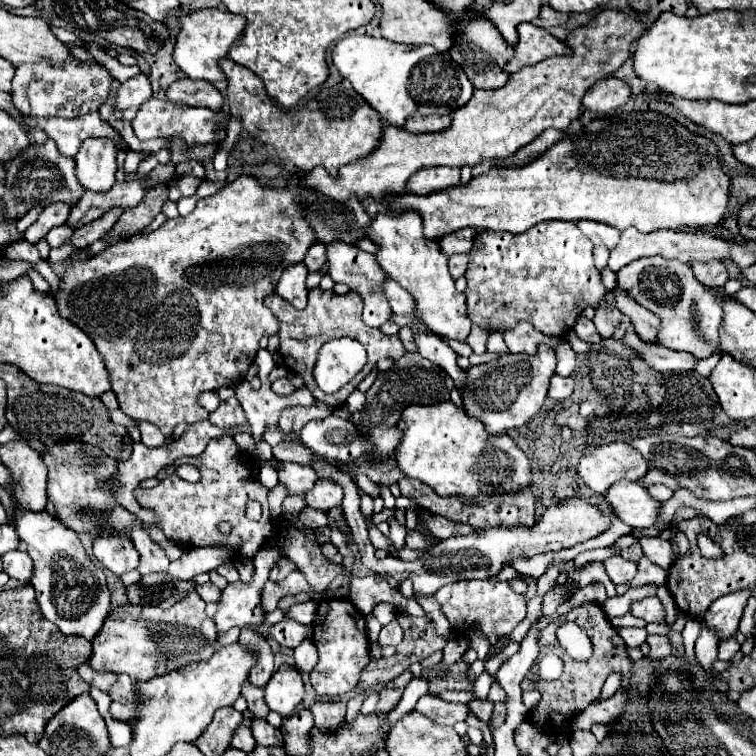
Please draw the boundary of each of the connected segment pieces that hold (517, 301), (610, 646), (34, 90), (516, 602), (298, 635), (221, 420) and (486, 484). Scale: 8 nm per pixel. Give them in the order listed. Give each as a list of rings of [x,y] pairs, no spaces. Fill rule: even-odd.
[[[550,220],[531,227],[525,233],[485,233],[481,231],[469,251],[469,267],[465,271],[467,279],[467,307],[469,319],[489,333],[505,331],[517,321],[529,321],[543,335],[565,335],[573,329],[577,317],[587,307],[601,307],[601,301],[609,289],[601,281],[601,273],[593,263],[593,243],[579,231],[575,223]]]
[[[585,601],[585,603],[577,605],[577,607],[573,607],[567,615],[559,617],[555,623],[551,623],[545,631],[541,631],[541,657],[547,655],[547,653],[555,653],[555,655],[559,655],[559,657],[563,659],[563,663],[565,663],[563,675],[561,675],[559,679],[555,679],[555,681],[541,681],[539,675],[537,675],[537,671],[531,669],[529,675],[527,675],[527,677],[523,679],[523,683],[521,683],[523,689],[539,689],[539,691],[543,693],[539,705],[531,711],[531,721],[533,721],[535,725],[539,725],[541,729],[545,729],[545,721],[543,721],[543,719],[547,719],[551,713],[557,715],[557,721],[565,721],[565,719],[569,719],[569,717],[573,717],[573,715],[585,711],[585,707],[587,707],[589,703],[593,703],[593,701],[599,697],[605,679],[607,679],[609,673],[613,673],[613,671],[623,673],[623,687],[629,687],[629,675],[631,675],[629,671],[631,671],[633,661],[631,661],[629,655],[627,655],[625,643],[623,643],[623,641],[619,639],[619,635],[611,629],[609,619],[607,619],[607,615],[603,613],[603,609],[601,609],[599,603]],[[565,621],[577,621],[577,623],[587,631],[587,635],[591,637],[593,647],[595,647],[591,659],[587,659],[587,661],[575,661],[575,659],[569,659],[569,655],[561,649],[561,645],[559,645],[557,639],[555,639],[555,629],[557,629],[561,623],[565,623]]]
[[[39,59],[37,63],[21,63],[13,79],[13,105],[27,117],[63,117],[77,119],[81,115],[99,111],[107,101],[113,75],[97,61],[65,59],[61,63],[51,63],[49,59]]]
[[[459,581],[447,587],[441,587],[435,593],[435,599],[441,605],[443,615],[457,631],[467,631],[467,627],[481,625],[483,635],[489,641],[489,655],[495,657],[501,653],[501,649],[495,651],[495,645],[499,643],[501,635],[511,635],[511,631],[525,619],[527,615],[527,599],[525,595],[519,595],[511,589],[509,581]]]
[[[285,617],[283,621],[269,627],[267,637],[273,637],[279,645],[293,649],[299,643],[303,643],[307,637],[311,637],[311,625],[303,625],[291,617]]]
[[[231,397],[229,401],[221,401],[219,403],[219,409],[215,409],[209,415],[209,421],[213,425],[219,425],[219,427],[239,425],[239,423],[245,423],[245,411],[243,411],[239,399],[237,397]]]
[[[451,401],[437,405],[413,405],[405,409],[405,419],[401,419],[401,427],[405,427],[405,435],[401,437],[399,447],[395,449],[395,459],[399,469],[413,479],[435,489],[439,497],[463,495],[467,501],[475,501],[481,493],[517,493],[531,487],[531,463],[527,455],[519,449],[519,445],[507,435],[489,435],[485,425],[469,417],[467,411],[455,407]]]

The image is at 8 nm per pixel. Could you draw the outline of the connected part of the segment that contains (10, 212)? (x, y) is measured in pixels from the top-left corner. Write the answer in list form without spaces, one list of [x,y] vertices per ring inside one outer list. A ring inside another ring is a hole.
[[[51,139],[43,145],[33,143],[29,151],[21,151],[21,155],[7,167],[7,181],[5,181],[5,195],[3,195],[5,215],[3,217],[5,221],[19,221],[35,205],[45,207],[45,205],[59,203],[59,201],[67,205],[75,205],[83,193],[85,189],[75,179],[75,161],[71,157],[65,157]],[[49,159],[57,159],[57,163]]]

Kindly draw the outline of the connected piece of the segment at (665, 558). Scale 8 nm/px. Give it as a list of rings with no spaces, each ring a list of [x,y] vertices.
[[[641,537],[639,539],[641,547],[643,547],[643,553],[645,557],[659,565],[661,569],[669,569],[673,565],[673,559],[675,559],[675,553],[671,549],[671,543],[661,539],[661,537]]]

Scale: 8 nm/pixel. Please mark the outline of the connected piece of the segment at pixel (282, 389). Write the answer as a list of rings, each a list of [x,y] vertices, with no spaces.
[[[277,379],[271,389],[277,393],[277,395],[291,395],[295,391],[295,385],[289,381],[289,379]]]

